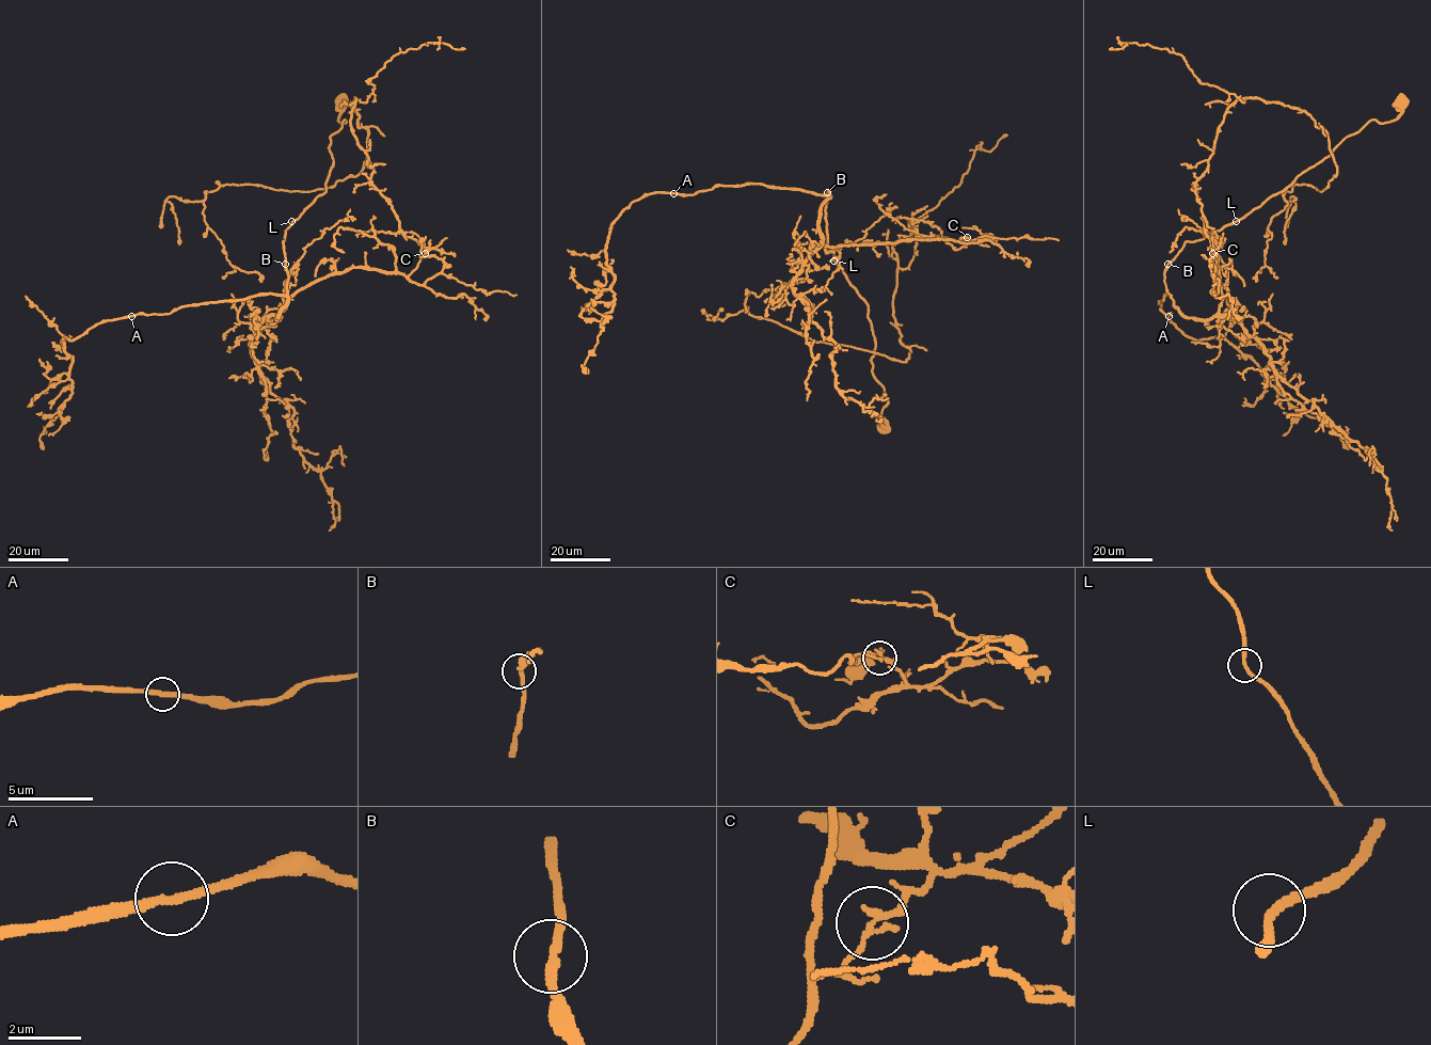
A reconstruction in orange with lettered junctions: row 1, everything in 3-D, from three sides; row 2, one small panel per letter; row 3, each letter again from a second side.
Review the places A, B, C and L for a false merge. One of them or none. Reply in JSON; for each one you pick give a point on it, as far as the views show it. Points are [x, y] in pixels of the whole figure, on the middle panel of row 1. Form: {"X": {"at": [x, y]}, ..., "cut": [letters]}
{"C": {"at": [967, 237]}, "cut": ["C"]}

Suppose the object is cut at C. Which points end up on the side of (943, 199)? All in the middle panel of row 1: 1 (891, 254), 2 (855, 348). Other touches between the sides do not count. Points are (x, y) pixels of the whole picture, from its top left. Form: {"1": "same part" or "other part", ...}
{"1": "same part", "2": "same part"}

